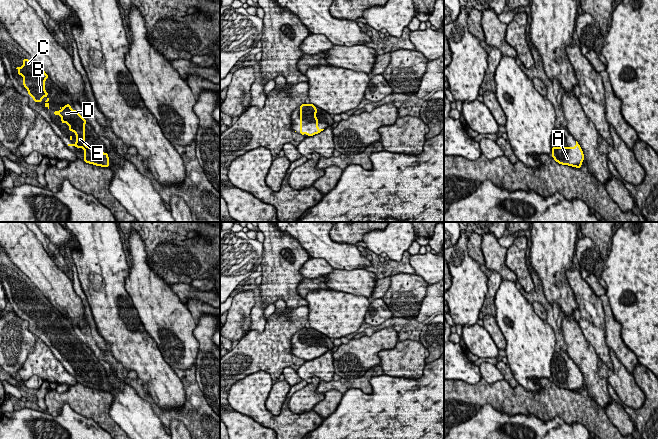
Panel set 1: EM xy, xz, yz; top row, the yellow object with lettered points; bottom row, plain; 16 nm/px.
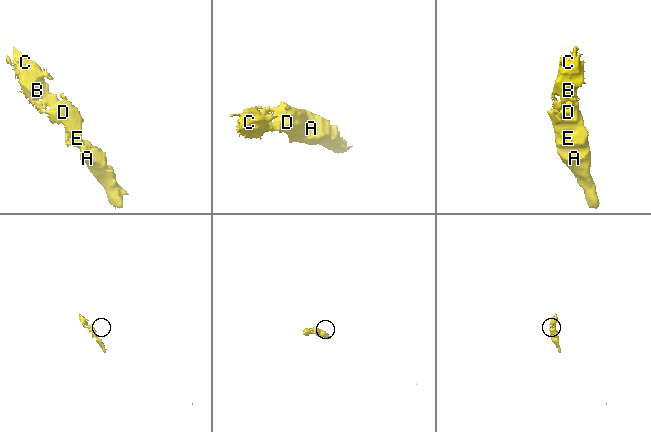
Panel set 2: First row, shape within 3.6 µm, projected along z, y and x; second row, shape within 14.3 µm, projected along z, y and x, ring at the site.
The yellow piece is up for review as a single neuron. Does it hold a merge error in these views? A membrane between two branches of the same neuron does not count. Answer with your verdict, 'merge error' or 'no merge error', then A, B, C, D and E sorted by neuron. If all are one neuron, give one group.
no merge error; A B C D E

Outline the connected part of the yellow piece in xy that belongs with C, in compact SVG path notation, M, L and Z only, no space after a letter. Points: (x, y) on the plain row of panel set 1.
M23 282L23 290L17 291L18 299L23 300L24 312L28 314L28 319L30 319L34 324L33 326L42 326L42 322L45 321L45 331L49 333L49 318L45 315L45 304L49 300L45 295L34 286L33 283L27 284Z

